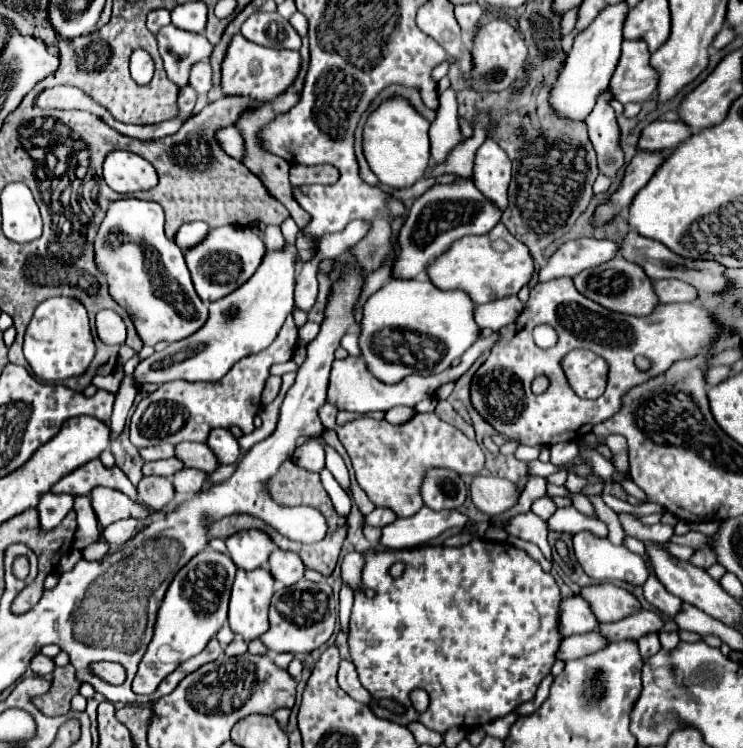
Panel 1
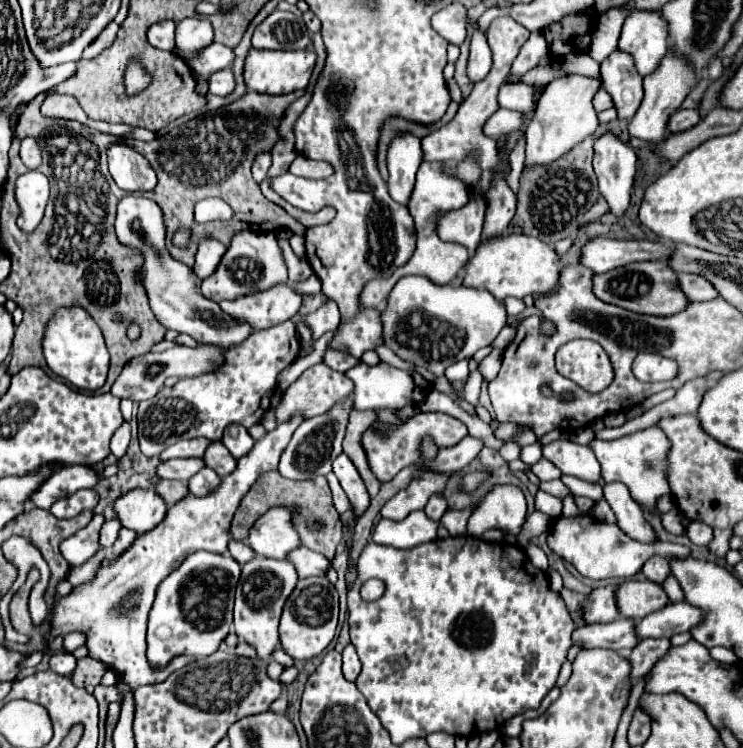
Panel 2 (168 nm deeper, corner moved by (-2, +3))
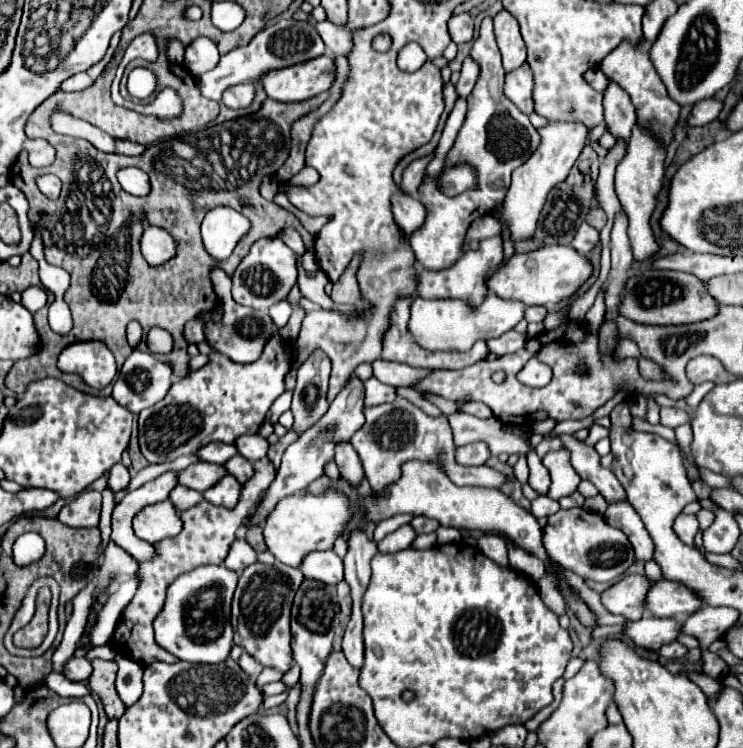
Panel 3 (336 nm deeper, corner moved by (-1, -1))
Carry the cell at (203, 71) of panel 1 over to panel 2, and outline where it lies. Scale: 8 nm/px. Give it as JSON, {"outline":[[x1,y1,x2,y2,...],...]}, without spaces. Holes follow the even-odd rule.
{"outline":[[232,69,218,71,218,75,212,75,208,83,210,83,210,93,212,93,212,95,220,95,220,97,230,95,230,93,234,91,234,87,236,87]]}

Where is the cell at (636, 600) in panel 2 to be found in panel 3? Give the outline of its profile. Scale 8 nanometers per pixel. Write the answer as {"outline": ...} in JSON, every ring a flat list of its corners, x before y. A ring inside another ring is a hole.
{"outline":[[659,581,649,587,645,597,645,609,653,617,685,619,689,613,701,609,701,599,675,581]]}

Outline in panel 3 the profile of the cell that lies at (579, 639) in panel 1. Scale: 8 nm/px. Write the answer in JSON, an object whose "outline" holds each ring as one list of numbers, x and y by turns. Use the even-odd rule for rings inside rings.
{"outline":[[643,617,639,621,627,621,623,625,623,637,633,641,639,649,657,649,665,643,677,639,681,623,675,619,657,619,657,617]]}

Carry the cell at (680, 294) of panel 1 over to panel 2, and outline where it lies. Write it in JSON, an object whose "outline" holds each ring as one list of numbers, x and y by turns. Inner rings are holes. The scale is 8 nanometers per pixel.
{"outline":[[682,273,680,283,682,283,682,291,686,291,686,295,690,295,690,301,710,301,710,299,718,297,718,291,714,289,714,285,708,279,704,279,702,275]]}

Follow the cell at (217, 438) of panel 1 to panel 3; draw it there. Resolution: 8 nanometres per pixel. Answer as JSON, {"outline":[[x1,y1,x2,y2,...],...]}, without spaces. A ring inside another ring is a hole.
{"outline":[[257,433,257,435,241,435,241,439,237,439,235,447,237,447,239,455,243,455,245,459,249,459,253,463,253,461,257,461,257,459,267,455,269,443,267,443,265,437,261,437]]}

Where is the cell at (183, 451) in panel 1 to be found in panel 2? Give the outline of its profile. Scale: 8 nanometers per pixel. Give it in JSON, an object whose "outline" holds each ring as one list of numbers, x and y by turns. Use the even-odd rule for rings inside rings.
{"outline":[[222,441,212,443,206,449,206,457,204,459,206,459,206,467,218,471,218,475,222,475,222,477,230,475,236,469,236,459,230,455,230,451,224,447]]}

